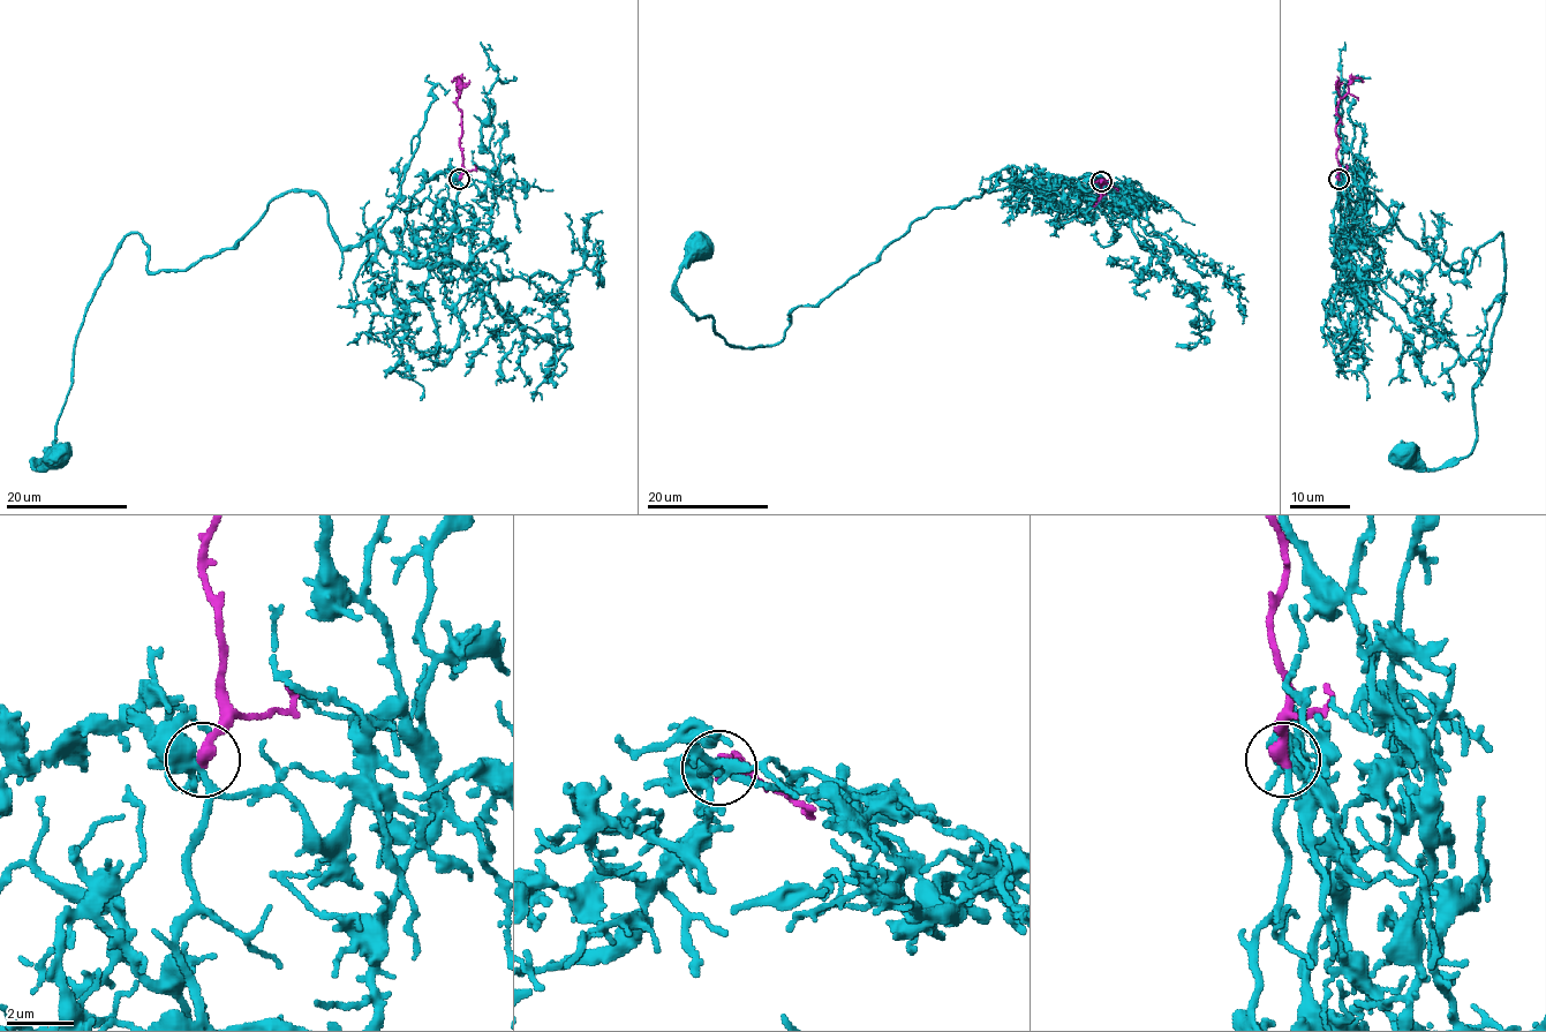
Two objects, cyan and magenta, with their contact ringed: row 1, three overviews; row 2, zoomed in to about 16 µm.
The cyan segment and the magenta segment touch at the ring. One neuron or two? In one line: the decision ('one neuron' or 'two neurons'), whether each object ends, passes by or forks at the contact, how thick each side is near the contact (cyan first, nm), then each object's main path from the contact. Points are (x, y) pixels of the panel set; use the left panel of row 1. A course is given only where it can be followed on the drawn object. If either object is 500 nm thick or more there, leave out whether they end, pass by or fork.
one neuron; cyan forks; magenta ends; calibres 380 and 400 nm; course cyan (458, 178), (436, 263), (342, 248), (316, 194), (185, 269), (150, 272), (127, 235), (35, 468), (62, 456); course magenta (460, 178), (462, 149), (458, 80), (451, 81)

